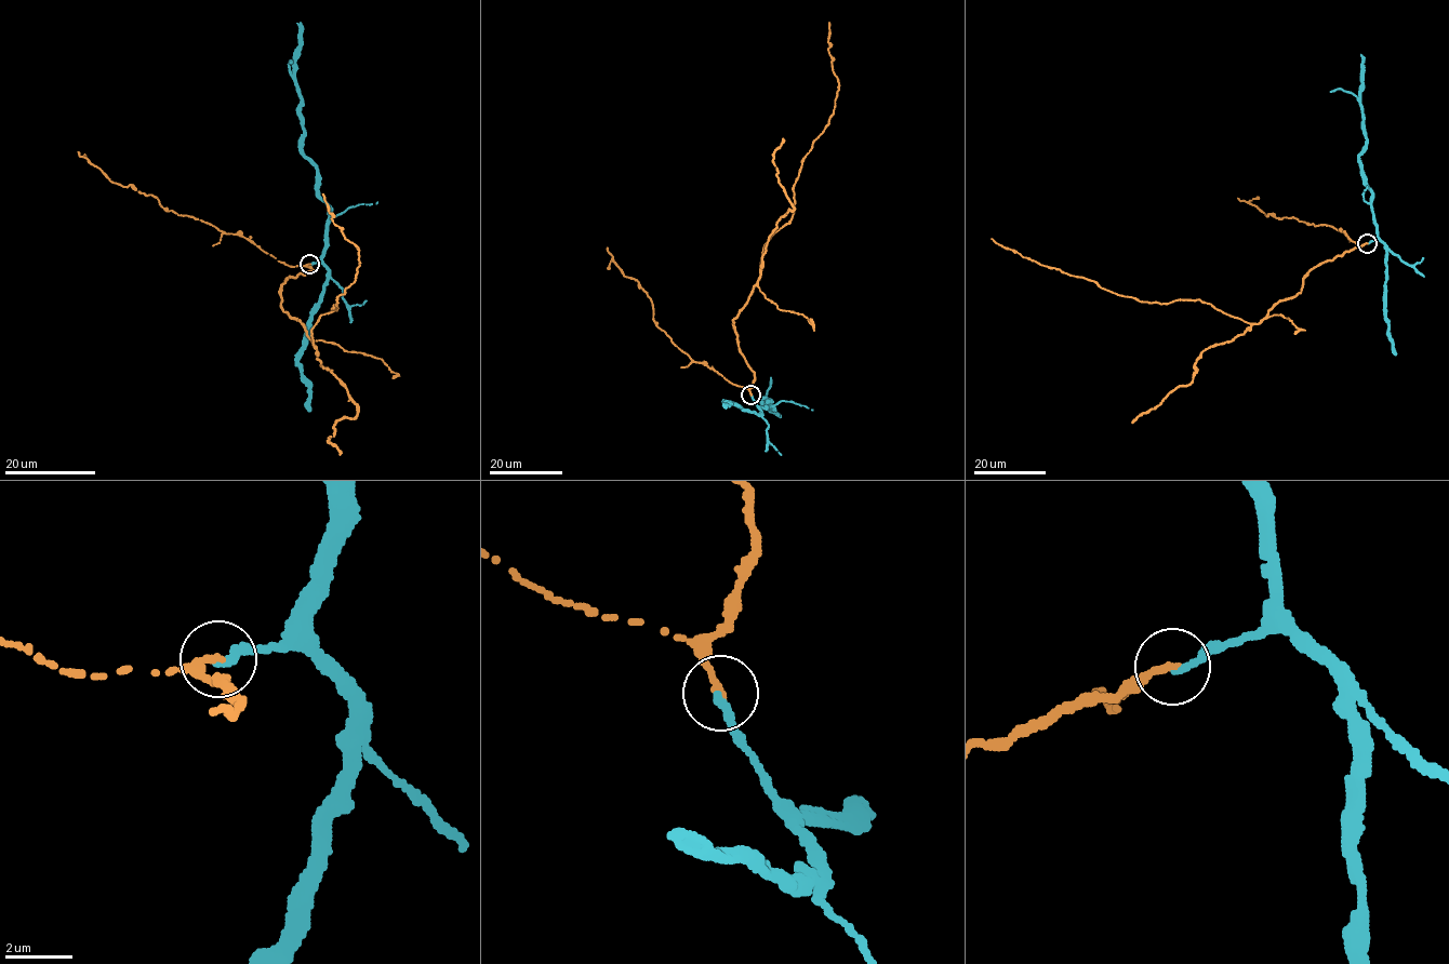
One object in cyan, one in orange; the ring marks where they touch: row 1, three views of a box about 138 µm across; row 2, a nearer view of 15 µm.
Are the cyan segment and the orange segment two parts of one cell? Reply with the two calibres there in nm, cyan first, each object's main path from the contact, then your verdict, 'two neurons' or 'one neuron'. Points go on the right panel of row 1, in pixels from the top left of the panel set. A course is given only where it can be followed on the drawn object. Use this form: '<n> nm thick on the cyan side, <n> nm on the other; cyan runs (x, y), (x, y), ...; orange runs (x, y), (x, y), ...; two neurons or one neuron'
240 nm thick on the cyan side, 260 nm on the other; cyan runs (1367, 243), (1377, 235), (1372, 191), (1361, 172), (1359, 156), (1366, 141), (1359, 102), (1361, 55); orange runs (1367, 243), (1312, 268), (1301, 292), (1250, 323), (1199, 299), (1161, 304), (1117, 294), (992, 238); one neuron

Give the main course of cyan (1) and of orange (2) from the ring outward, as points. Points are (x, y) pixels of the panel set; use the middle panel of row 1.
1: (750, 395), (763, 409), (773, 407), (768, 403), (770, 400), (762, 398), (762, 404), (776, 414)
2: (750, 395), (754, 372), (732, 320), (760, 276), (765, 243), (789, 223), (801, 161), (835, 105), (828, 23)

